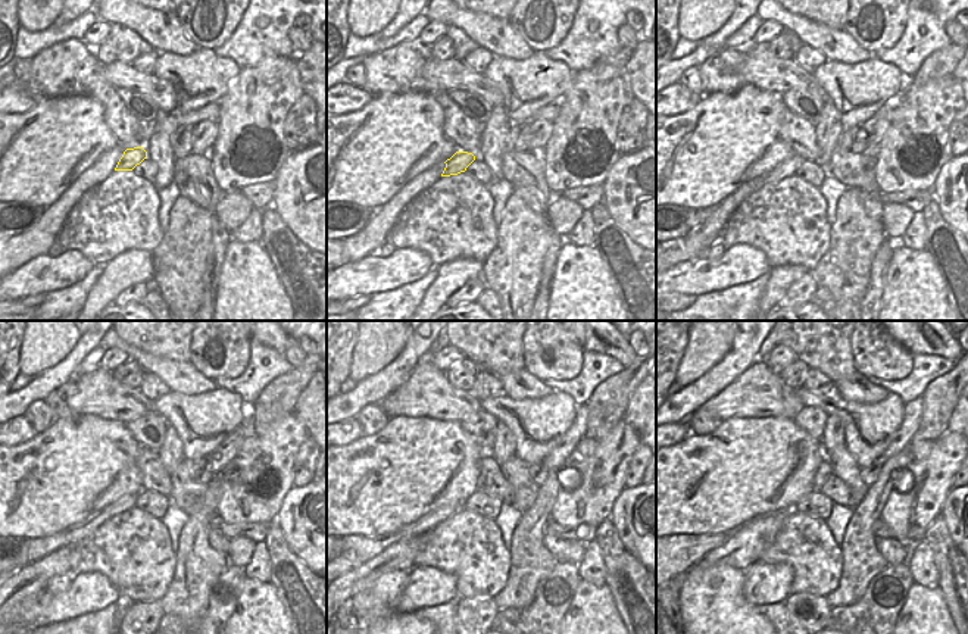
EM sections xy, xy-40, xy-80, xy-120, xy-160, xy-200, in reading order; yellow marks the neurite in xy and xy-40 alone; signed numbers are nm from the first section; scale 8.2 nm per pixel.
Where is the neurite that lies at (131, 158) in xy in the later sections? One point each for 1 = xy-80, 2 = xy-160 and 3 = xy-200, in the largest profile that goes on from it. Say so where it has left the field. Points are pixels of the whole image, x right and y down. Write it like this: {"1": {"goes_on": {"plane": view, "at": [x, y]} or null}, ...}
{"1": {"goes_on": {"plane": "xy-80", "at": [789, 166]}}, "2": {"goes_on": {"plane": "xy-160", "at": [356, 549]}}, "3": {"goes_on": {"plane": "xy-200", "at": [686, 550]}}}

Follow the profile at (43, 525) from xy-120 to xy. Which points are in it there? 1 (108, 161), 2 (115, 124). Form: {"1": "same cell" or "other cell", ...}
{"1": "other cell", "2": "other cell"}

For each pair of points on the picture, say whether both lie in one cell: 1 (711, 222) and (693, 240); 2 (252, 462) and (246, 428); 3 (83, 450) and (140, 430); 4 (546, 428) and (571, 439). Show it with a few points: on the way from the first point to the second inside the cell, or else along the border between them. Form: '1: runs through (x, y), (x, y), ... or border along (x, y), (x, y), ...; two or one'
1: runs through (706, 227), (698, 236); one
2: border along (255, 433), (243, 442), (228, 467); two
3: border along (124, 424), (141, 446); two
4: border along (577, 406), (574, 422), (542, 462); two

